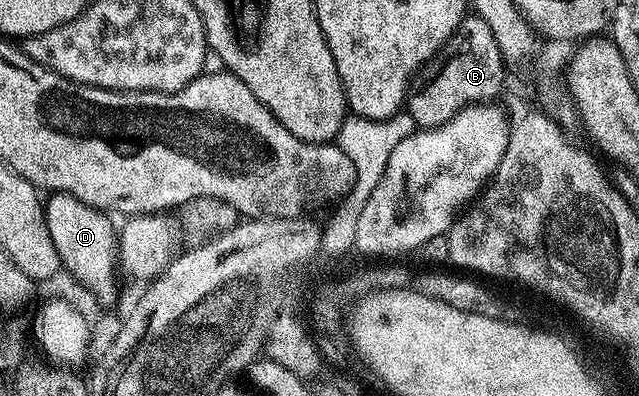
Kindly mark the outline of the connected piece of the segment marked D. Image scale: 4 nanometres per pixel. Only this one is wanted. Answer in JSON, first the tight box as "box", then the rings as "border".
{"box":[44,192,120,304],"border":[[[51,192],[45,198],[44,208],[48,235],[52,235],[52,243],[56,243],[61,268],[65,272],[67,269],[76,280],[82,281],[83,287],[100,304],[112,304],[118,297],[120,269],[119,234],[116,232],[116,225],[109,221],[111,218],[103,210],[93,209],[71,193]]]}

